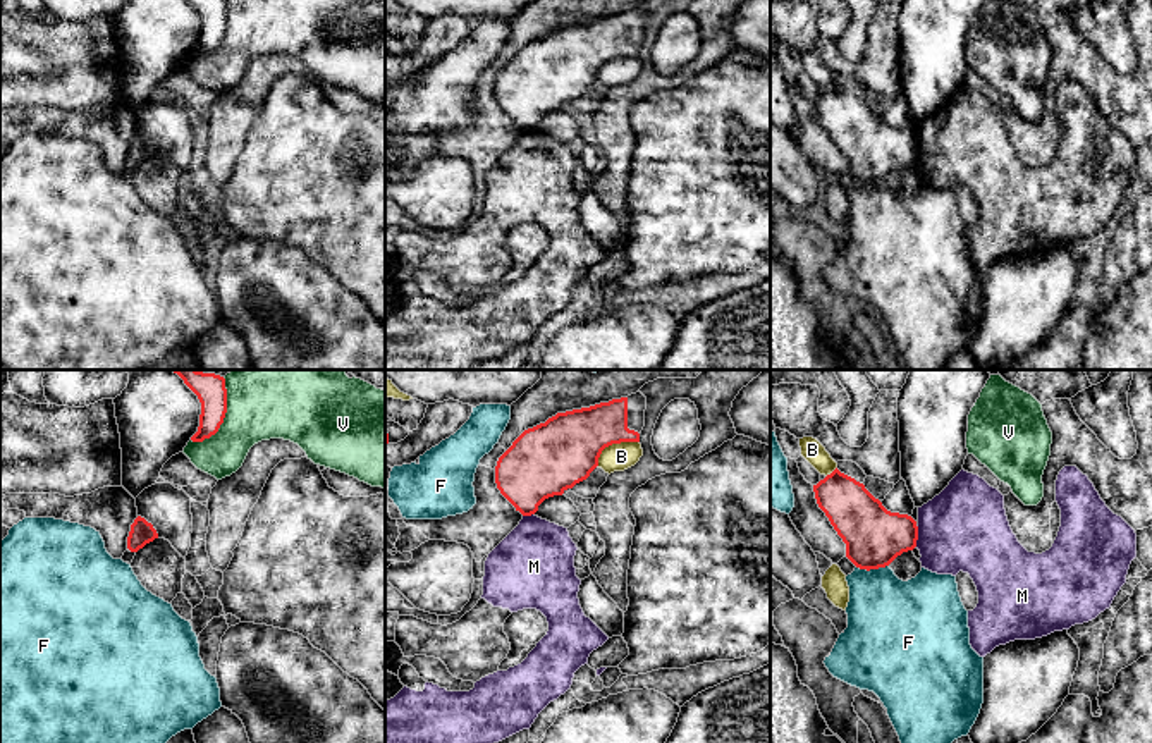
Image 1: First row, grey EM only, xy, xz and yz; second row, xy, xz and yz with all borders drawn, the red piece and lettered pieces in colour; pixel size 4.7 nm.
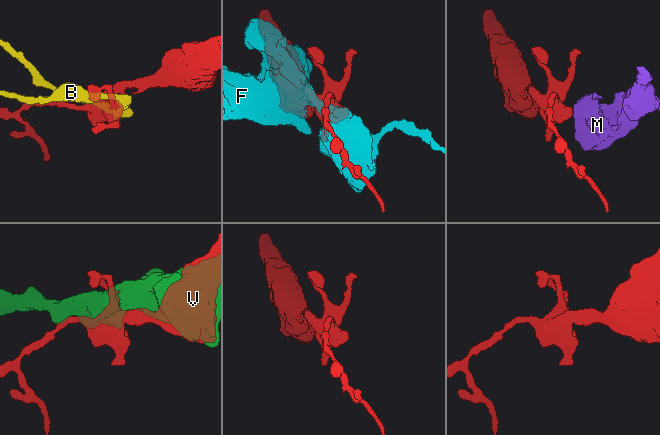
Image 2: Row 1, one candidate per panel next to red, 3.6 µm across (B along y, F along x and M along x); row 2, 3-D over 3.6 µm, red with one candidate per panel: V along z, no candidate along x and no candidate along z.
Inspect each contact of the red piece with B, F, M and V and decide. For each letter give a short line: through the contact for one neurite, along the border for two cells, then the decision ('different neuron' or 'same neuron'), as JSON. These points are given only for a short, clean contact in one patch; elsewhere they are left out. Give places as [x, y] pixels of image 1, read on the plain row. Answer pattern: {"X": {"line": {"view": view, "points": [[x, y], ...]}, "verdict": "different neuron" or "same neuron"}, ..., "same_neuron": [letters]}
{"B": {"verdict": "different neuron"}, "F": {"verdict": "different neuron"}, "M": {"line": {"view": "yz", "points": [[915, 140], [917, 160]]}, "verdict": "different neuron"}, "V": {"verdict": "different neuron"}, "same_neuron": []}

